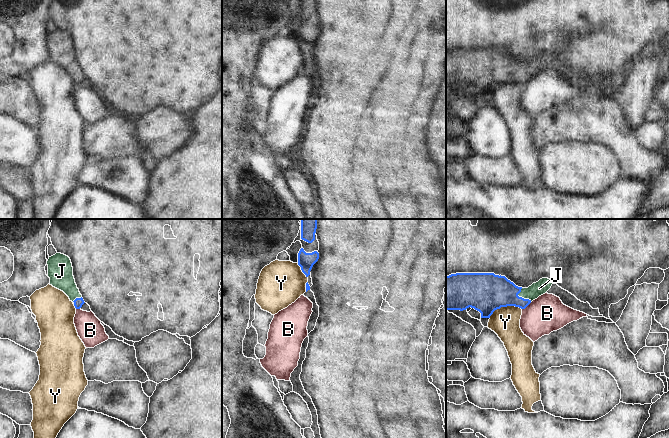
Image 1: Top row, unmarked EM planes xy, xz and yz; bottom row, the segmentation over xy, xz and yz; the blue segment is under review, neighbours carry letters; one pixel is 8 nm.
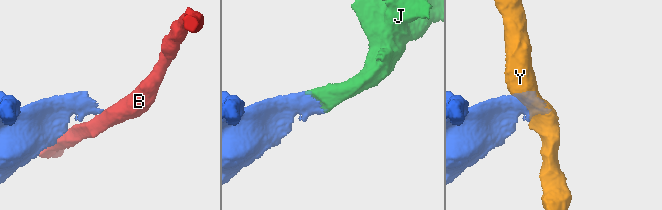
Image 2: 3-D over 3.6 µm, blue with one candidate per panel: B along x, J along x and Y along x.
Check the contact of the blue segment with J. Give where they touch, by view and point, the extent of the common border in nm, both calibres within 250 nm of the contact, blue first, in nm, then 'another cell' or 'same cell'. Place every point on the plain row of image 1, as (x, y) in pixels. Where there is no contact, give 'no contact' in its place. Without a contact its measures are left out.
yz (521, 73) | 140 nm | 280/120 nm | same cell

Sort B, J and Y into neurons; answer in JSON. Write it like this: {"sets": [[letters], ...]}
{"sets": [["B"], ["J"], ["Y"]]}

